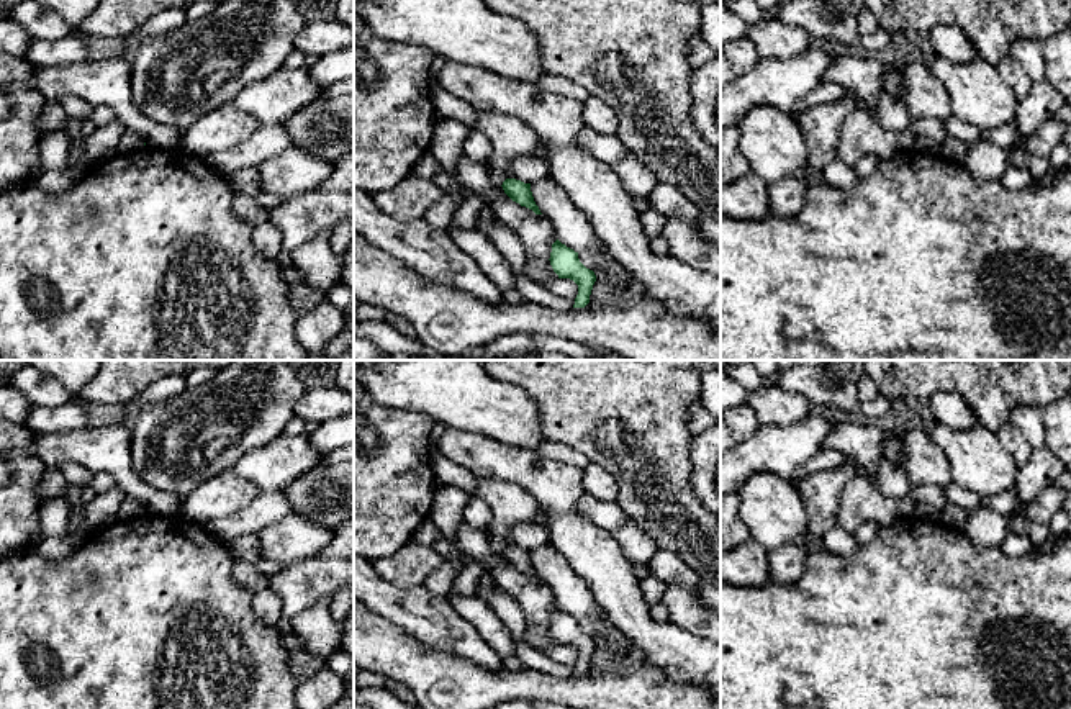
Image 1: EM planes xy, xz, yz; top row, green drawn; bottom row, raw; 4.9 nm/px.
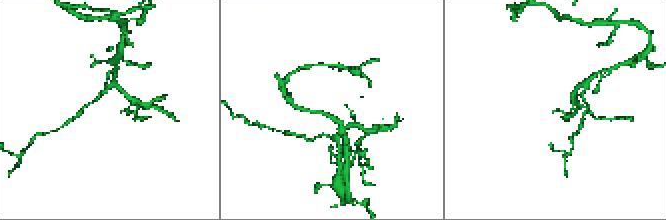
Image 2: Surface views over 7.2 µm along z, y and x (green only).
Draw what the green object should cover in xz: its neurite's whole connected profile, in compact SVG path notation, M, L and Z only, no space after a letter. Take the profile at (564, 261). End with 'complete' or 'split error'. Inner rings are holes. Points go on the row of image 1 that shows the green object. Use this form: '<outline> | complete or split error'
M558 239L552 244L549 260L558 278L570 278L578 285L573 308L585 308L590 303L590 295L596 282L594 272L580 262L578 252L567 247Z | complete

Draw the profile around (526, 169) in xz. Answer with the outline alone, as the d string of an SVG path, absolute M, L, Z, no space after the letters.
M517 157L506 169L506 178L536 183L549 177L549 160L544 157Z

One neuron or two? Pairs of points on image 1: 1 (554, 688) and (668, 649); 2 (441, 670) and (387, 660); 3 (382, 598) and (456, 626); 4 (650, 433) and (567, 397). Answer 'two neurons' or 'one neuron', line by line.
1: two neurons
2: one neuron
3: one neuron
4: one neuron

